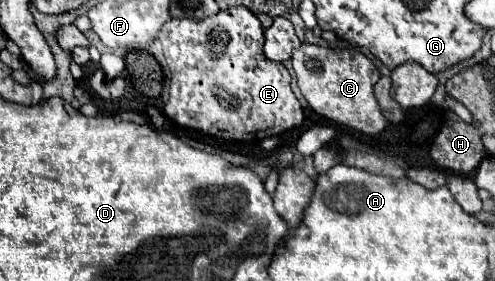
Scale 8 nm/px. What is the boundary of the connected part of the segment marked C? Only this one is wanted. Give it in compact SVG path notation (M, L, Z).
M303 44L293 52L293 68L297 84L311 110L327 120L353 128L363 134L379 134L387 126L387 118L381 114L379 104L373 96L373 86L379 80L379 70L375 64L353 48L333 50L313 44Z

